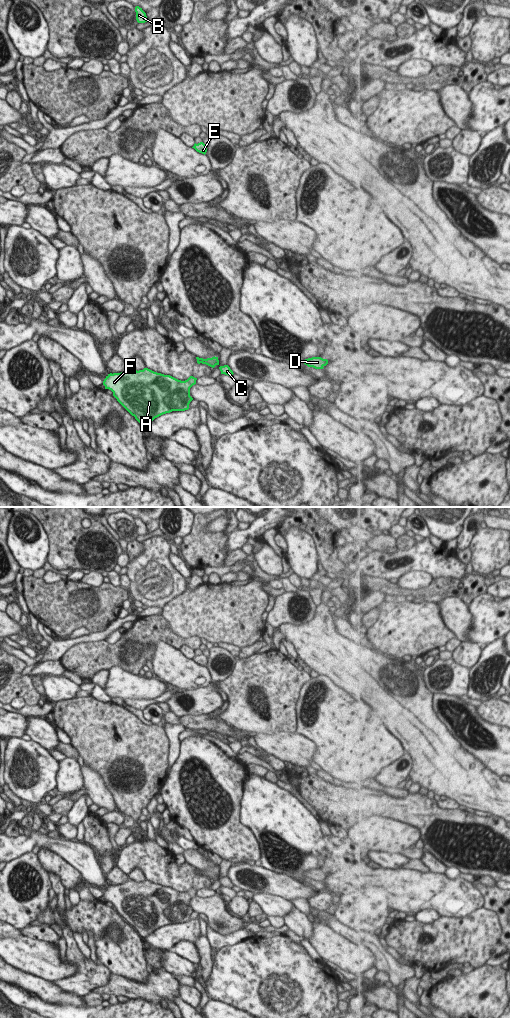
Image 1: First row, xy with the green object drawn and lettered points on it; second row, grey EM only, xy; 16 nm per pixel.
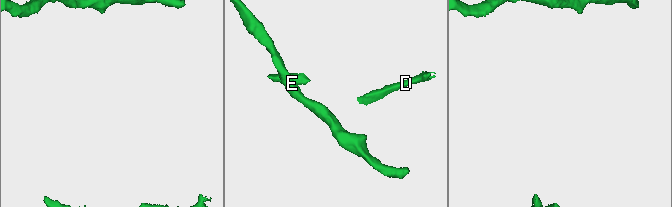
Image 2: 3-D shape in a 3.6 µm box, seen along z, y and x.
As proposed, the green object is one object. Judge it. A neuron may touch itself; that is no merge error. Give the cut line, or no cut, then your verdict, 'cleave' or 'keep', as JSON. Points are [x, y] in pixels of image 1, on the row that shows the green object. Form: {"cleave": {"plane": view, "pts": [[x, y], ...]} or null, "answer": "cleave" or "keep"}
{"cleave": null, "answer": "keep"}

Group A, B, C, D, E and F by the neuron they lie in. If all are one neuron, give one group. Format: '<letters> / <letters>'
A B C D E F

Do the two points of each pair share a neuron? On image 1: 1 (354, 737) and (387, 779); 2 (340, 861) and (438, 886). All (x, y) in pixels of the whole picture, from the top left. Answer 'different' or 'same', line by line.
1: different
2: same

